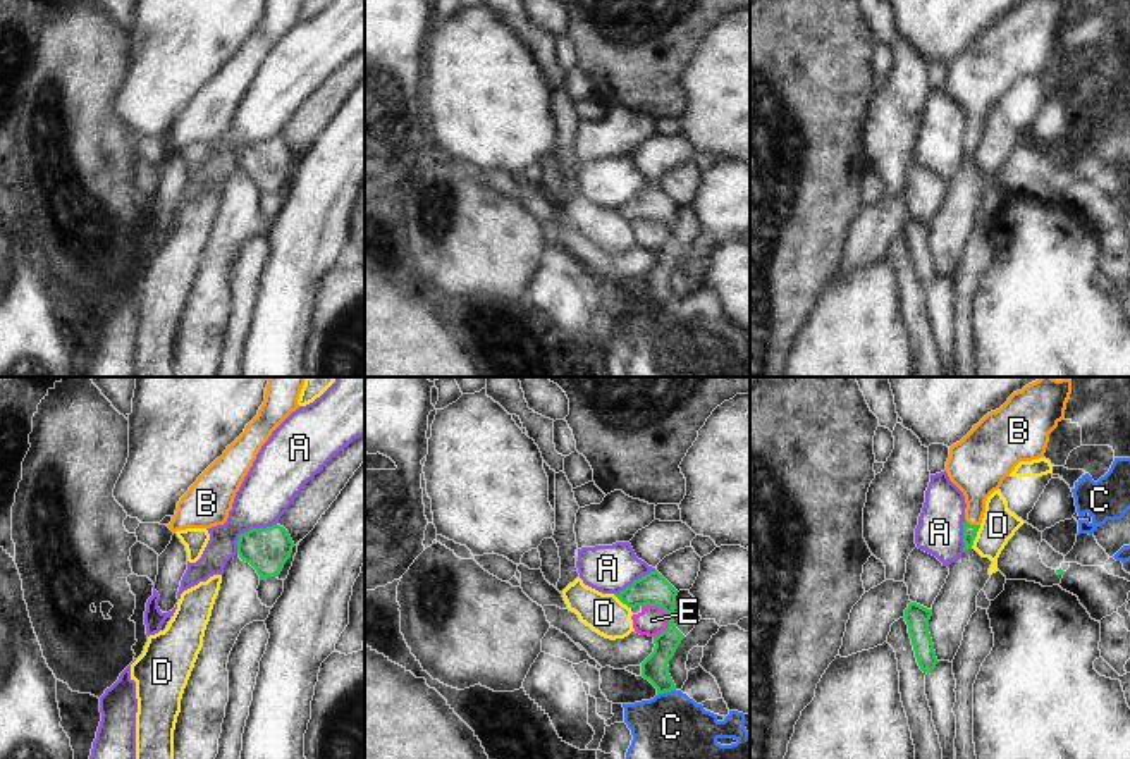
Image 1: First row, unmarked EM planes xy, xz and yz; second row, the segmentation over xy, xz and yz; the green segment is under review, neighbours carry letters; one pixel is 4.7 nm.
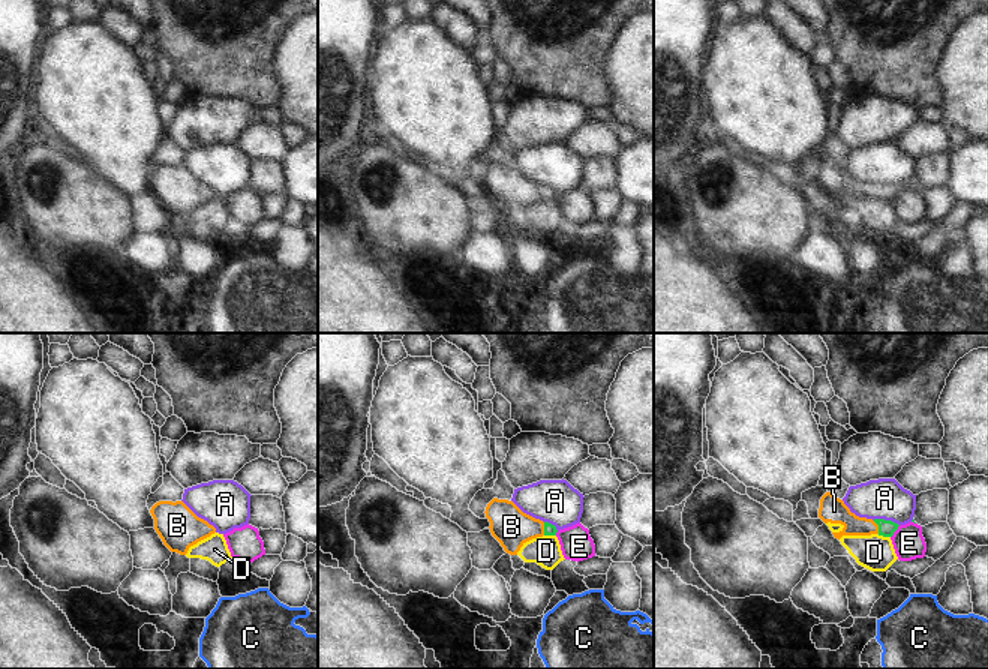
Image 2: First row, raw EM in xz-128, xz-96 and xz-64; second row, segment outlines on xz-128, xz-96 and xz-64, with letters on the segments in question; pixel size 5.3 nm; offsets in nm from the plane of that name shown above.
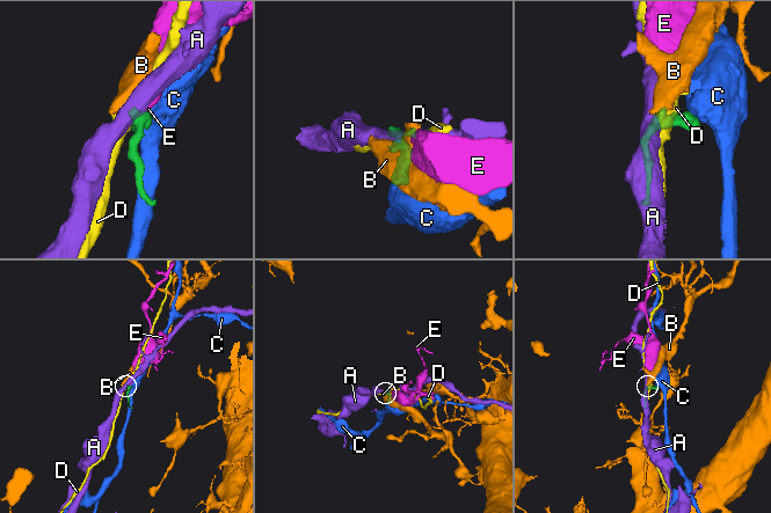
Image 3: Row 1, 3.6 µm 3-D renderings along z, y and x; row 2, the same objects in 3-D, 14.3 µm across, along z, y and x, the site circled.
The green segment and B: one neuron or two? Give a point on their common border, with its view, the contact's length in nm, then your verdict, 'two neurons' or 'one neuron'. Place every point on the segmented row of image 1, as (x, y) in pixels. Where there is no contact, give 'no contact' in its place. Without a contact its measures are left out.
contact yz (972, 525); length 80 nm; one neuron

